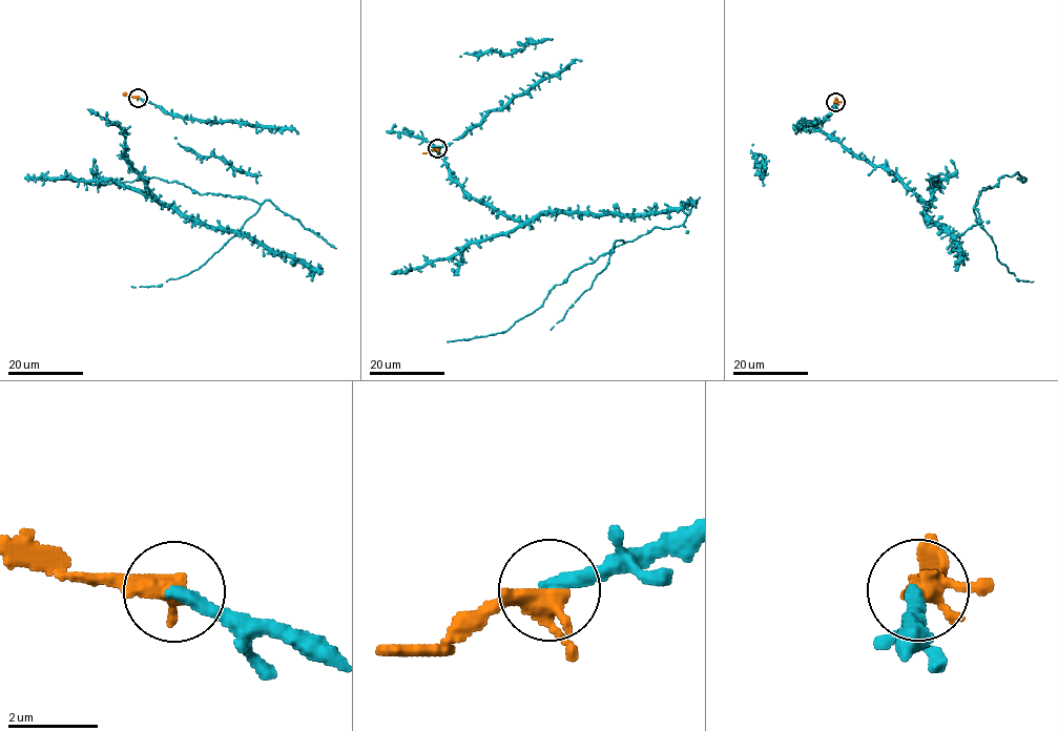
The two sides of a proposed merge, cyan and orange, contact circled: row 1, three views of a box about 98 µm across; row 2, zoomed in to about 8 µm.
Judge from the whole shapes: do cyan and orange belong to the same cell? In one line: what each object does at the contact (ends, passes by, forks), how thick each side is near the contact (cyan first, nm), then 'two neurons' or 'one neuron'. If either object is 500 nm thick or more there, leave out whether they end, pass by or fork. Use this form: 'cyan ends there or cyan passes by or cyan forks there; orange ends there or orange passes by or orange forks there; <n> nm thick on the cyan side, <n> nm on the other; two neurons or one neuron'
cyan ends there; orange passes by; 320 nm thick on the cyan side, 400 nm on the other; one neuron

